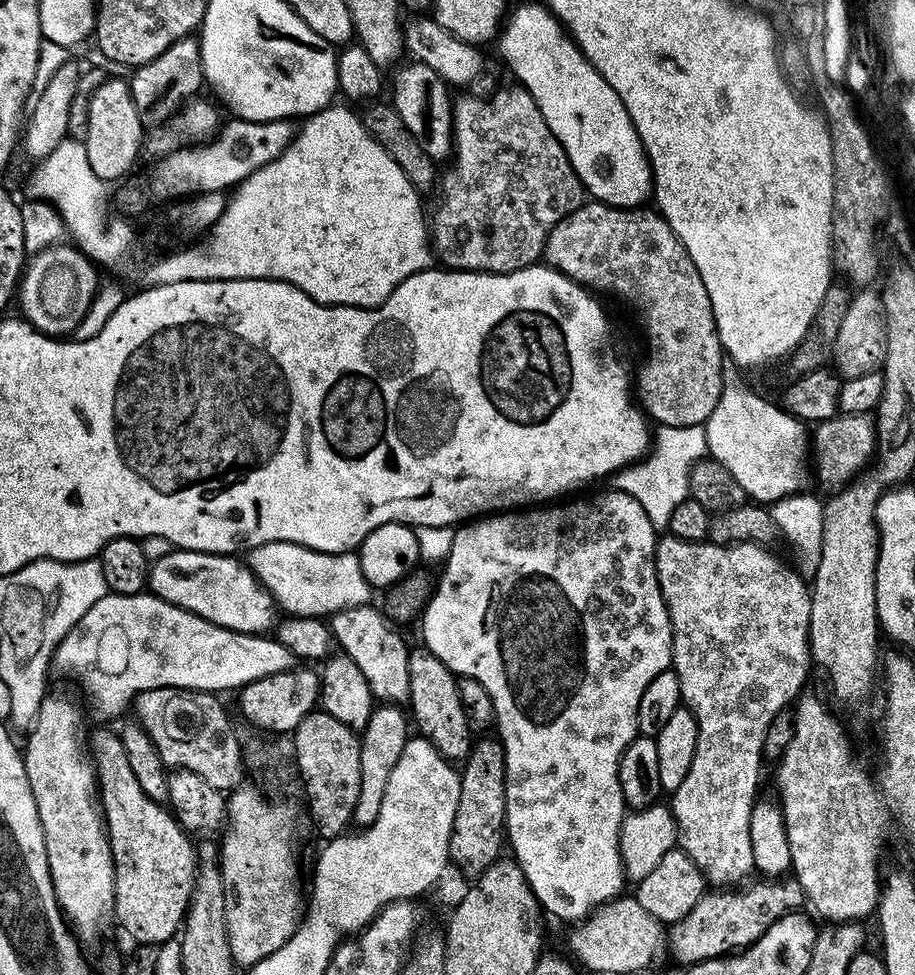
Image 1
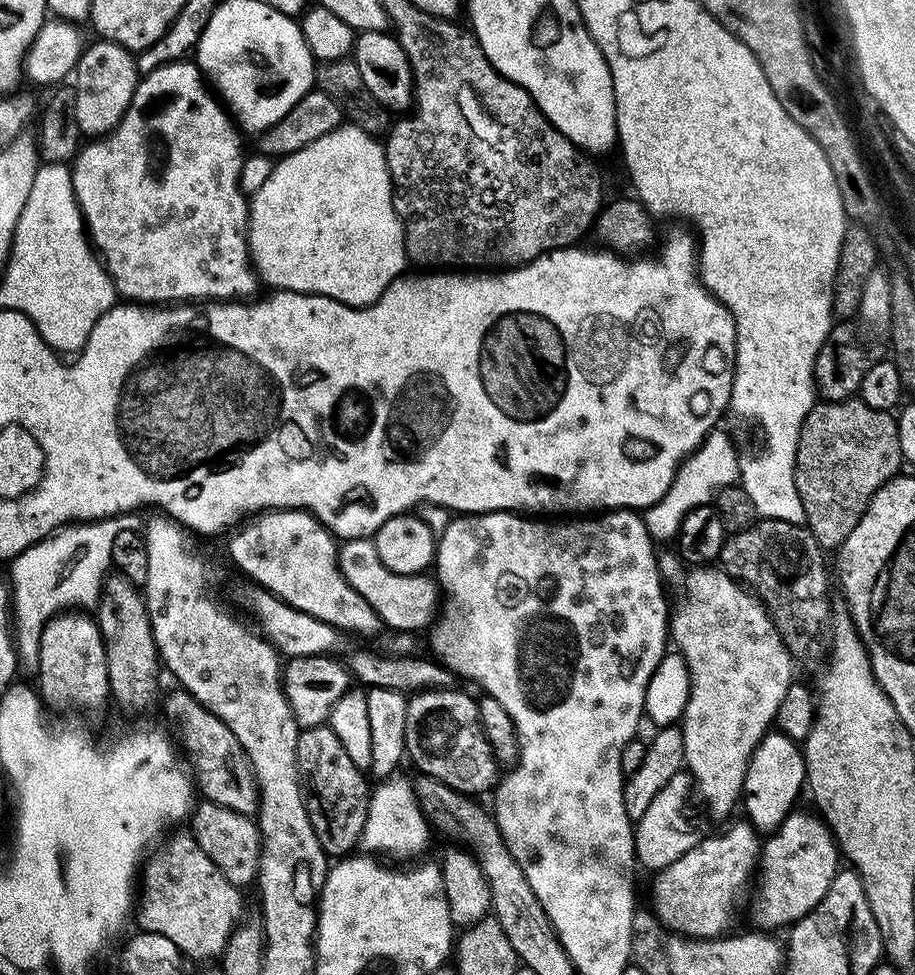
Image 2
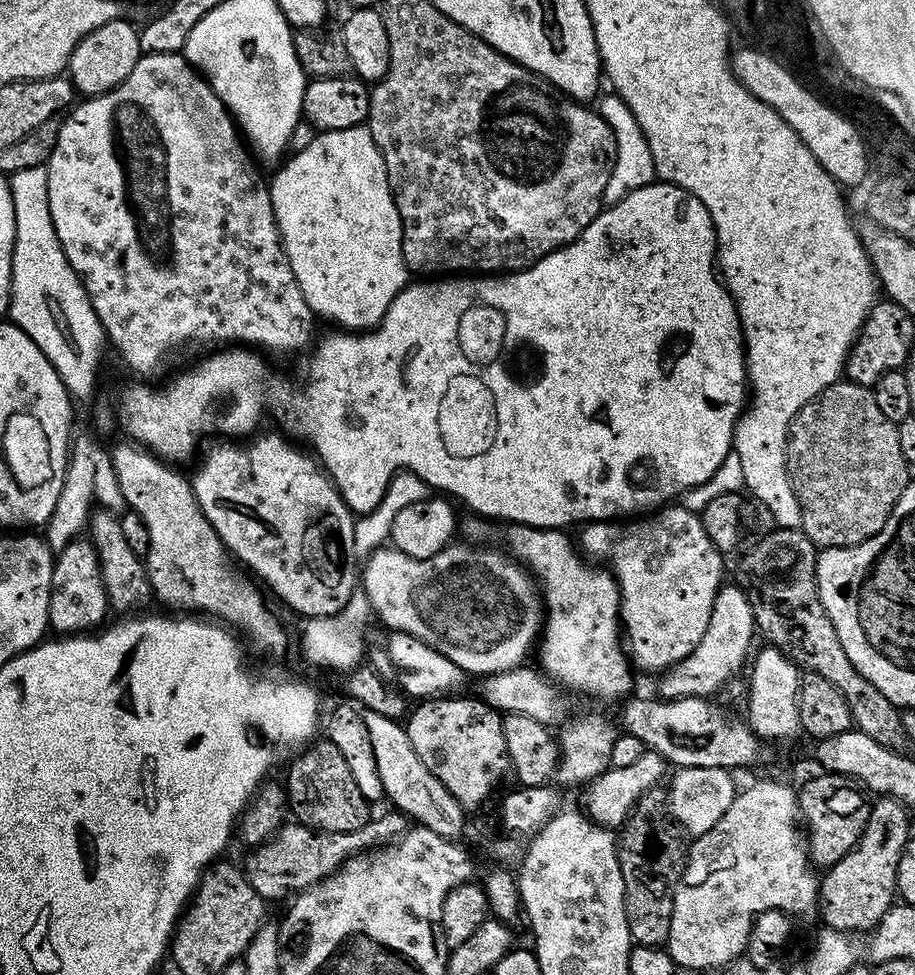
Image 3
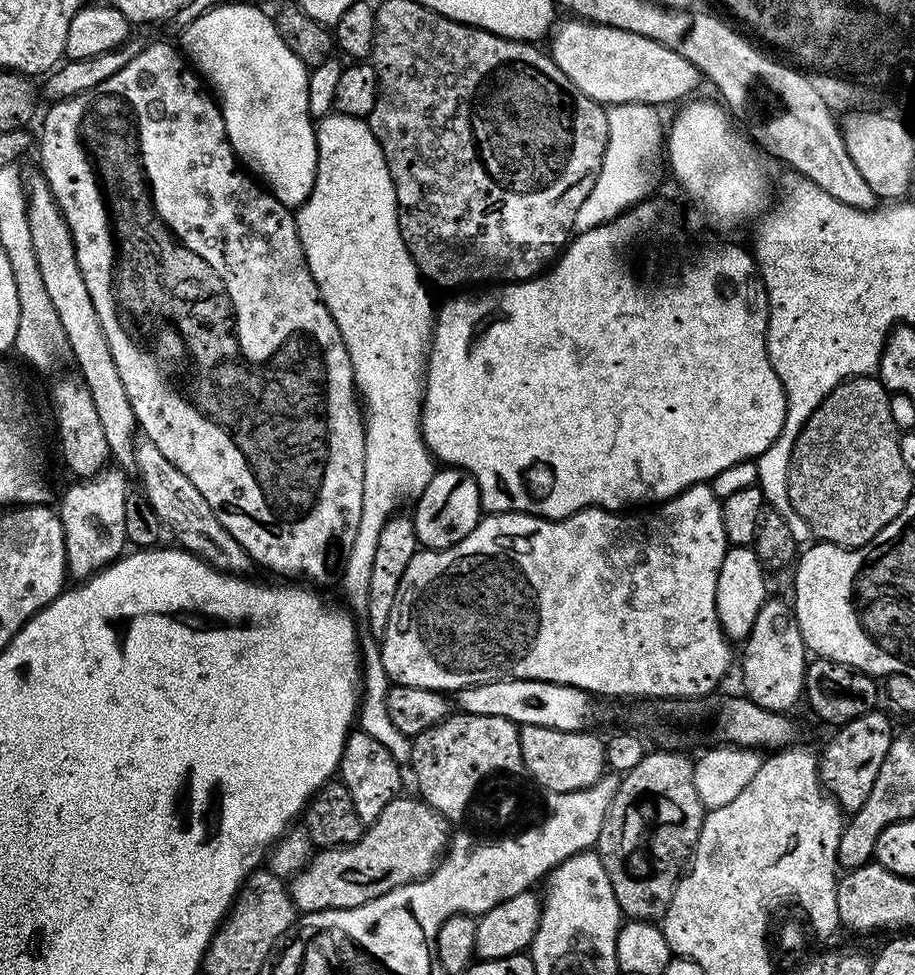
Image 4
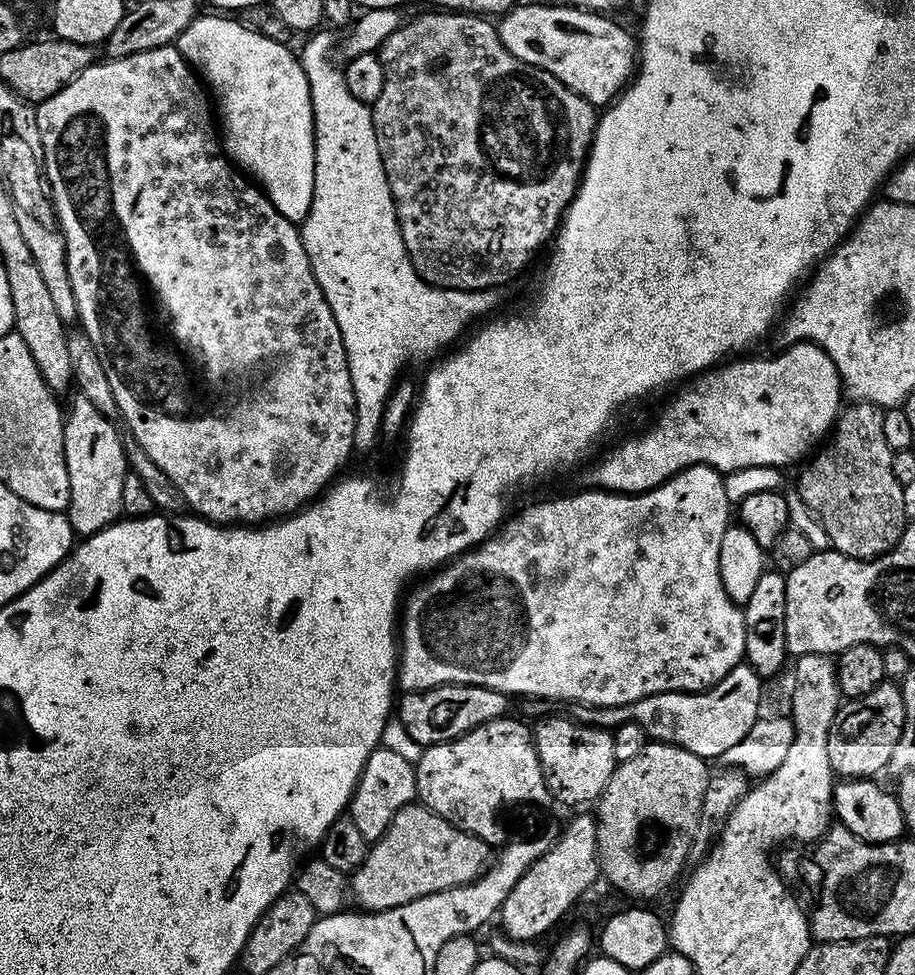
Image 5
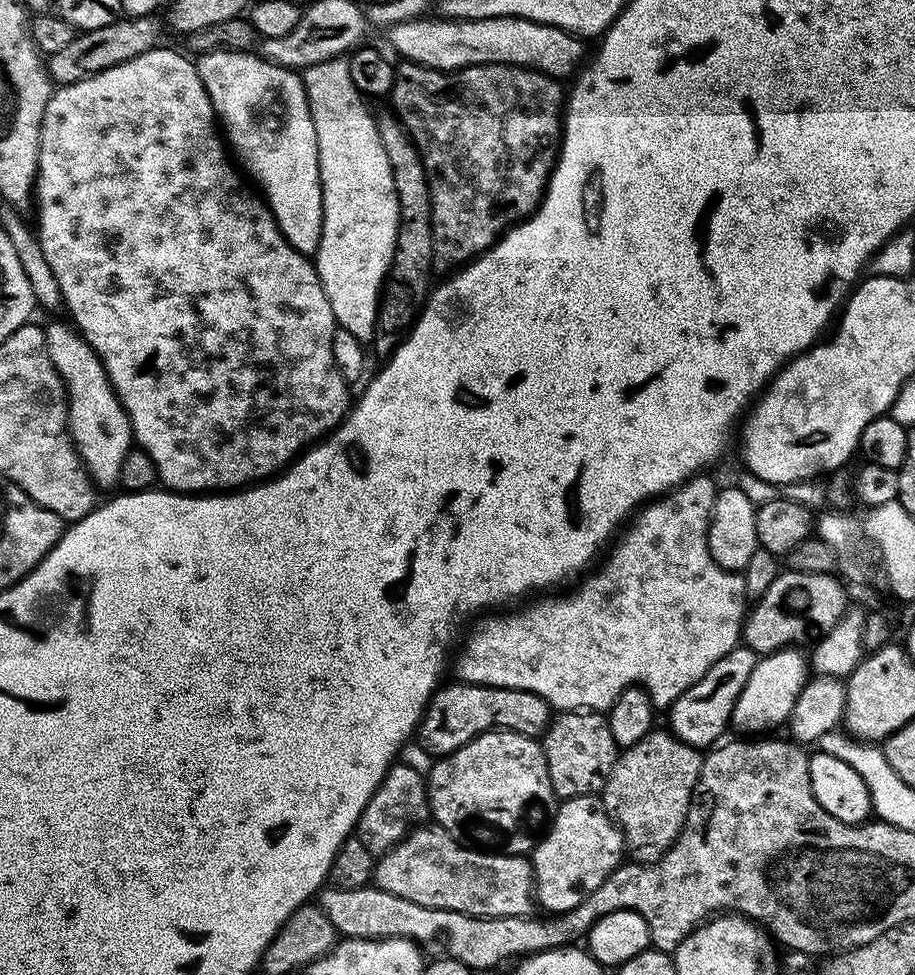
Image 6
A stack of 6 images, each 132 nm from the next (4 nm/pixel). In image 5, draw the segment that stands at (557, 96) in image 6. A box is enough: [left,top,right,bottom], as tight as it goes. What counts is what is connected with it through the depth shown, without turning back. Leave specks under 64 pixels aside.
[370,10,598,292]

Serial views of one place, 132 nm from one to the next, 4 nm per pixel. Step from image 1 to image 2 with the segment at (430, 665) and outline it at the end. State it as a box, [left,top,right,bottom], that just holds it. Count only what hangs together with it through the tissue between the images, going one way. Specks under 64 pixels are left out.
[405,687,498,794]

